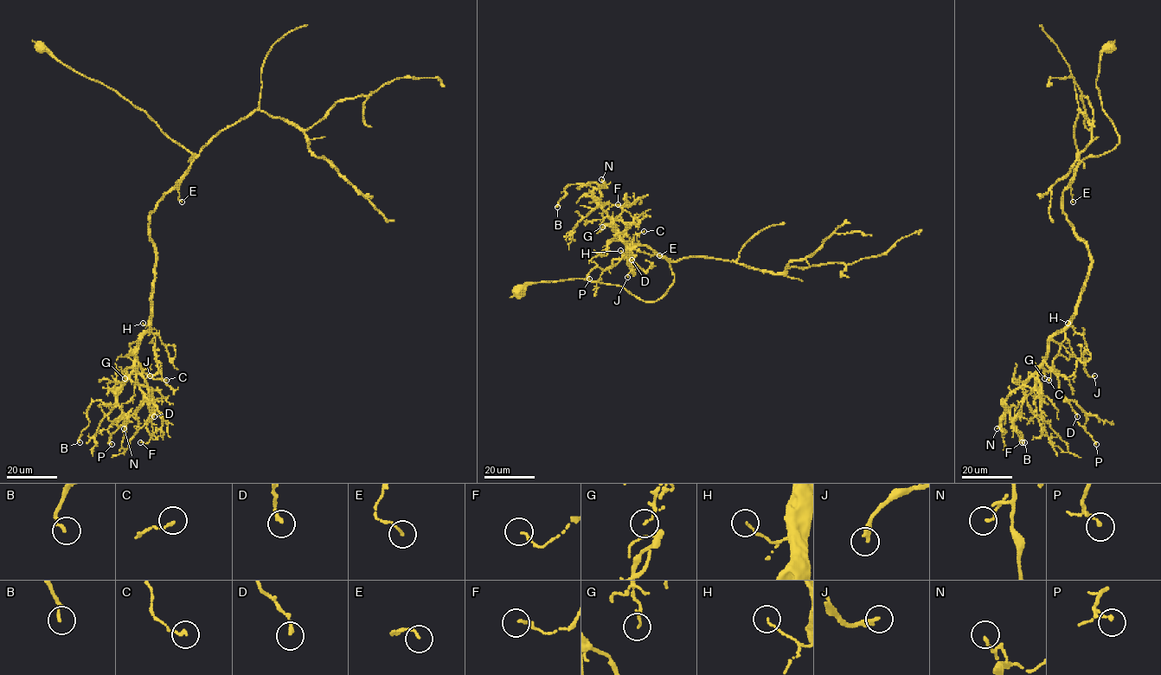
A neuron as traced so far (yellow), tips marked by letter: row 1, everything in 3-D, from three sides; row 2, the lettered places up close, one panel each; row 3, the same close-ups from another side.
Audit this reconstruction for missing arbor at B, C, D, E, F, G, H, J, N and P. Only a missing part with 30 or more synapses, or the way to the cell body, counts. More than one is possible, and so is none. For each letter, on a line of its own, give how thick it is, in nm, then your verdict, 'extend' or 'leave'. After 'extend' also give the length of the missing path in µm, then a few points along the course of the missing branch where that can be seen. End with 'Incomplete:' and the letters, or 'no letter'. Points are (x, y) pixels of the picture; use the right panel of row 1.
B: calibre 130 nm; leave
C: calibre 140 nm; leave
D: calibre 190 nm; leave
E: calibre 110 nm; leave
F: calibre 110 nm; leave
G: calibre 80 nm; leave
H: calibre 100 nm; leave
J: calibre 280 nm; leave
N: calibre 110 nm; leave
P: calibre 160 nm; leave
Incomplete: no letter

